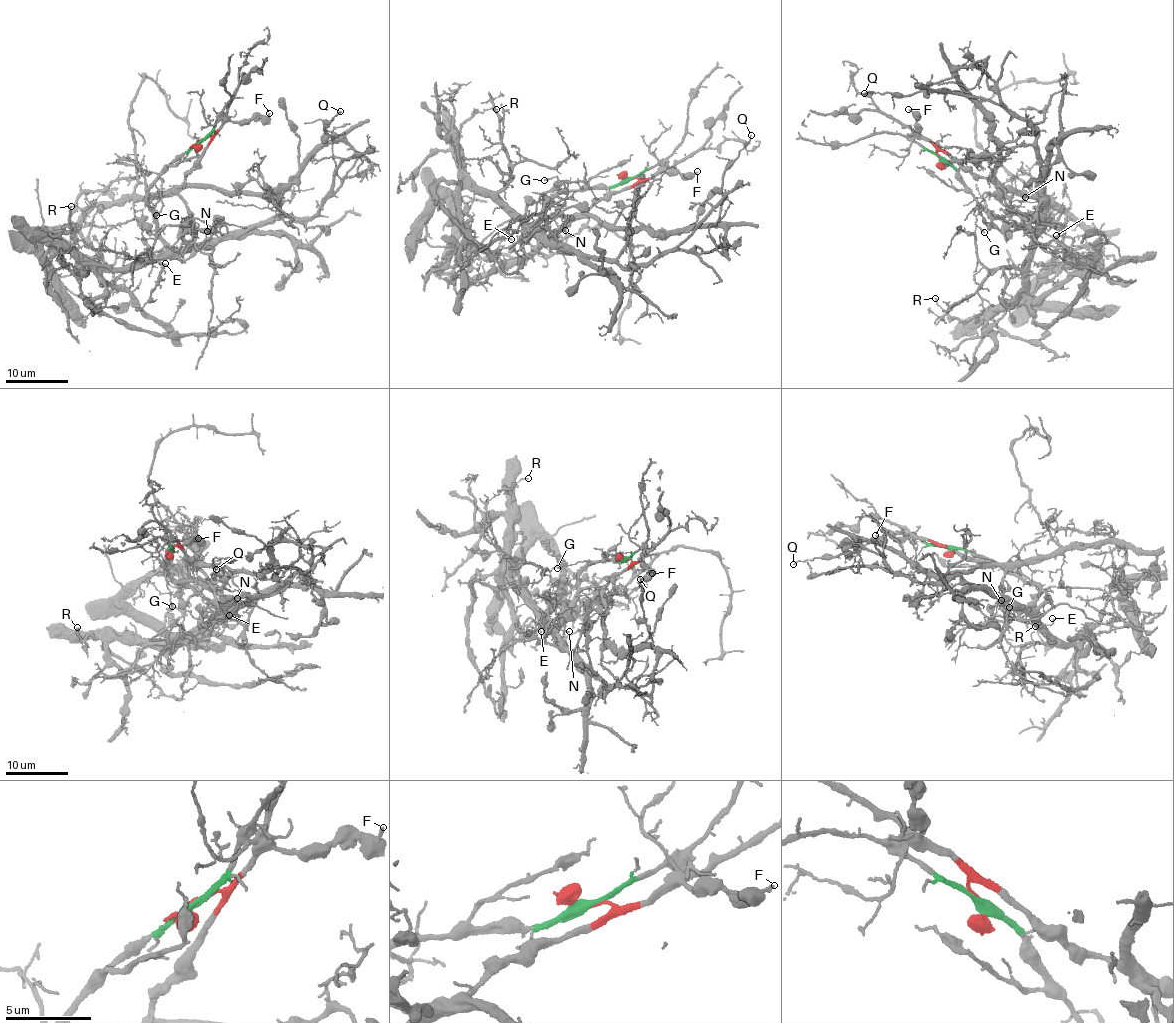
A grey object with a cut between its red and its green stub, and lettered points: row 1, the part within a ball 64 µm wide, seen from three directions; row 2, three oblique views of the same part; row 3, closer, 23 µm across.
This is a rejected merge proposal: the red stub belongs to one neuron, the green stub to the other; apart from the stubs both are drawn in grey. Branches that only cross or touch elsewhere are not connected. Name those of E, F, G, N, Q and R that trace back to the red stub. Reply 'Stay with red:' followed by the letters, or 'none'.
Stay with red: F, N, Q

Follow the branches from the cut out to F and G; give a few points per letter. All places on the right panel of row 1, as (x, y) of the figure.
F: (939, 157), (935, 146), (918, 135), (919, 130), (914, 126), (916, 116), (908, 109)
G: (939, 159), (958, 172), (970, 189), (976, 203), (976, 224), (984, 232)

